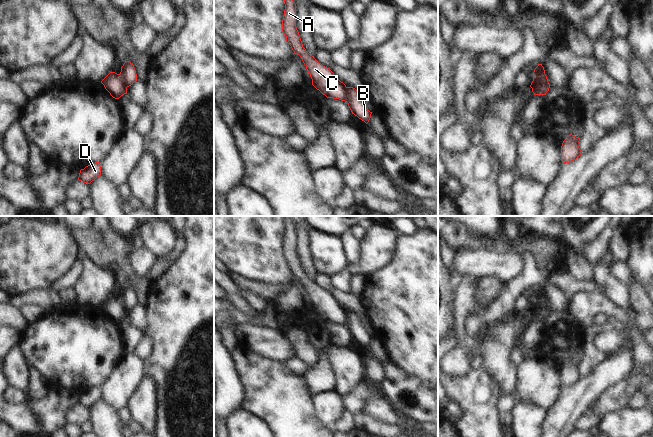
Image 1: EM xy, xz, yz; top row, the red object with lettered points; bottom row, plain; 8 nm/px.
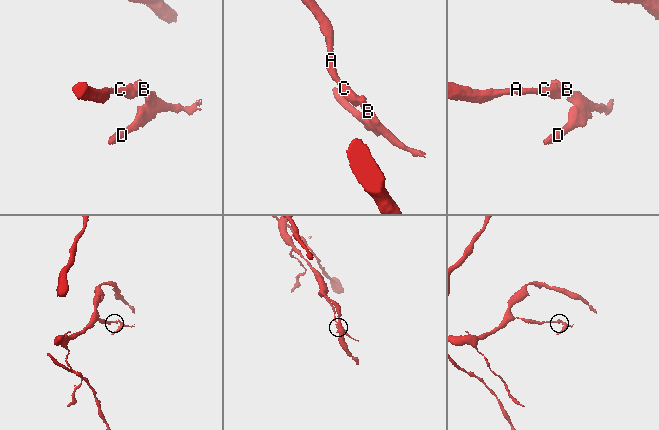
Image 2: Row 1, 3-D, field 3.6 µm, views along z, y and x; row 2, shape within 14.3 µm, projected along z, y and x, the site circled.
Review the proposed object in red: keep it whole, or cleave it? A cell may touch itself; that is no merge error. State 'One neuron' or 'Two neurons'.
Two neurons.

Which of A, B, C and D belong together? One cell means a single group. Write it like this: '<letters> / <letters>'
A C / B D

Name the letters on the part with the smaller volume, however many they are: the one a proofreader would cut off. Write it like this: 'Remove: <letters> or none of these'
Remove: B, D

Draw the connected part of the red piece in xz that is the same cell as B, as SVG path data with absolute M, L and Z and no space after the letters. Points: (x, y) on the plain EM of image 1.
M347 311L348 330L355 340L364 345L366 348L371 342L372 336L368 334L365 327L362 325L360 317L353 311Z

